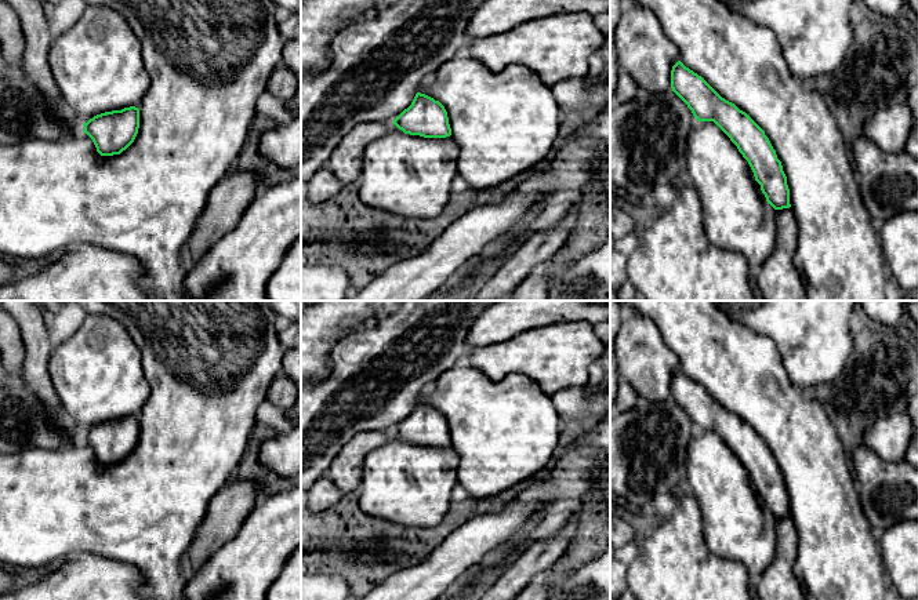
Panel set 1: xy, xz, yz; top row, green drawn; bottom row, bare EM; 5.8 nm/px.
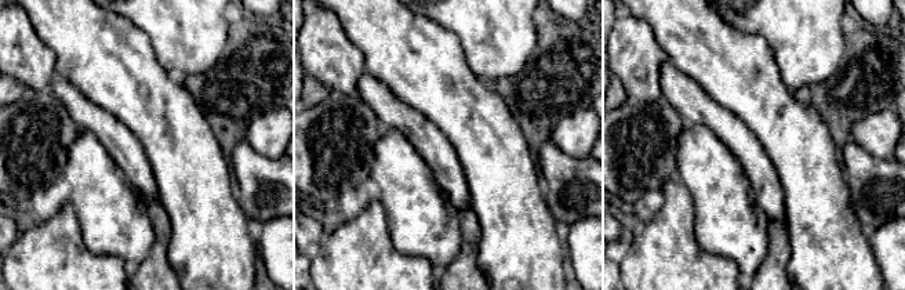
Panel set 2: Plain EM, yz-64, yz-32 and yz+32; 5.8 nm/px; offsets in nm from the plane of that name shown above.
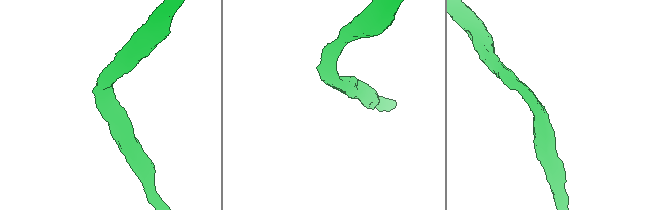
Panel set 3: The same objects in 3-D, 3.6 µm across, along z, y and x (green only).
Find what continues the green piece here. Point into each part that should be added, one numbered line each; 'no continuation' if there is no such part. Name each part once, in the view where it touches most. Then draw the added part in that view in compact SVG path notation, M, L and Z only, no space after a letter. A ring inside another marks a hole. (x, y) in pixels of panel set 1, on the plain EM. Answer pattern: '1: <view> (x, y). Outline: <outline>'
1: yz (837, 557). Outline: M621 301L654 323L663 342L676 354L679 370L701 385L722 407L745 421L769 447L781 470L797 531L794 572L805 600L885 600L885 566L867 521L842 441L817 400L808 400L790 379L776 343L732 321L714 301Z

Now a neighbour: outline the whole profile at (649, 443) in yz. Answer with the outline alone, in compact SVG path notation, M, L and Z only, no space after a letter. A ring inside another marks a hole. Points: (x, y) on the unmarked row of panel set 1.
M668 397L643 401L624 412L610 414L610 494L641 512L656 494L674 492L685 484L687 447L696 426L687 414Z

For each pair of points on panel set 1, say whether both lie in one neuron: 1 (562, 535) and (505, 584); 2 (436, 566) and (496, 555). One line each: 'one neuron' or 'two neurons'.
1: one neuron
2: two neurons

